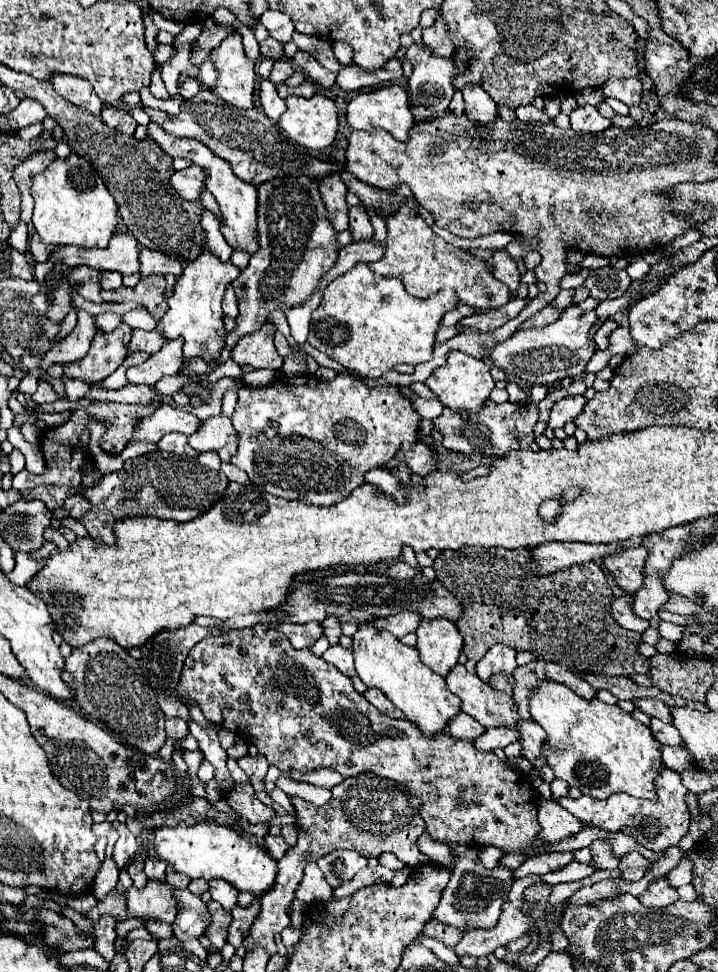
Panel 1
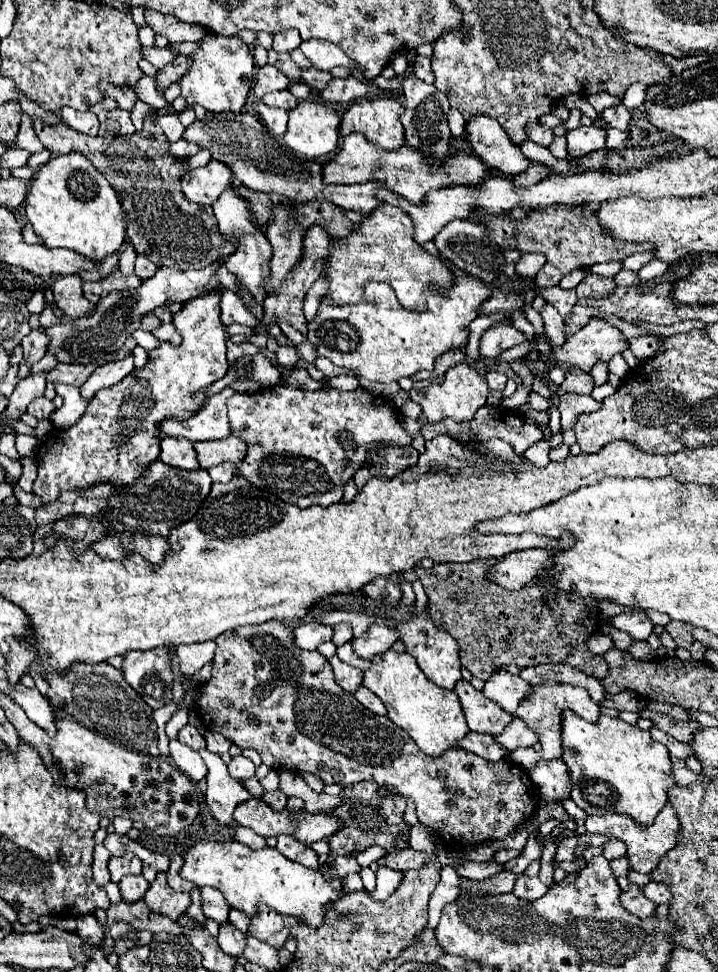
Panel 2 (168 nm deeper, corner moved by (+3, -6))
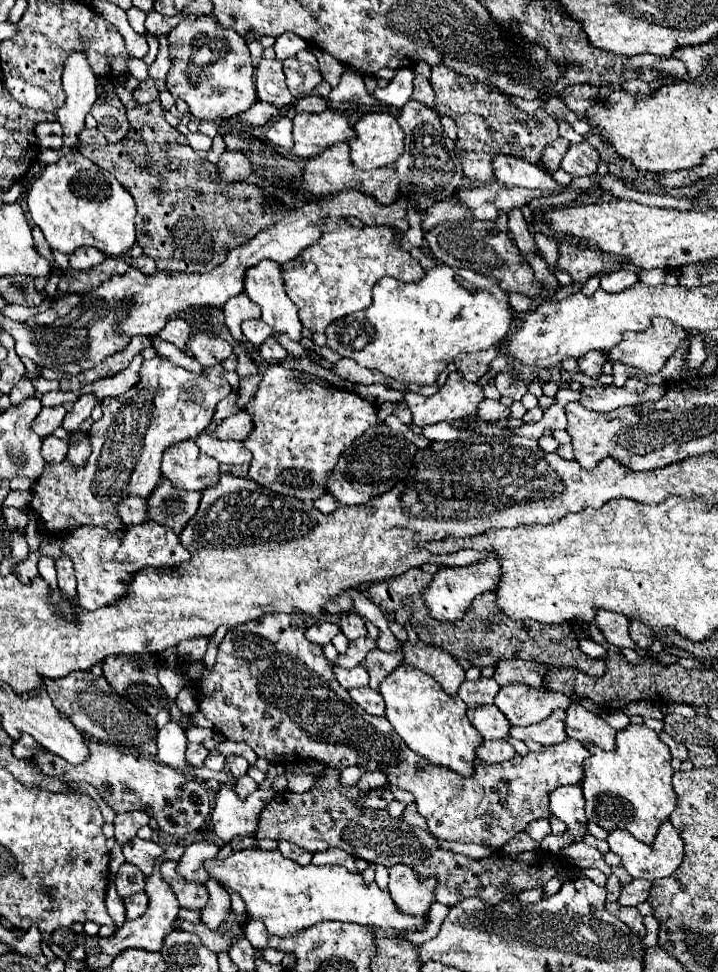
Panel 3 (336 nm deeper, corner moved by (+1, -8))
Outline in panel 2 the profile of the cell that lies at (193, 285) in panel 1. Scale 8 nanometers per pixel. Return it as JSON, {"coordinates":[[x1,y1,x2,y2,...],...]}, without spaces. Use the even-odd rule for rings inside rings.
{"coordinates":[[212,289,196,299,190,299,182,305,182,309,172,319,176,331,182,337,180,345,172,345,162,341,156,349,148,351,148,365,144,369,134,369,128,377,116,383,110,389,100,389,94,399,88,403,86,413,80,421,68,429,54,429,40,443,36,451,38,479,34,481,34,495,42,499,42,503,50,503,58,499,60,491,74,491,80,487,90,487,92,483,112,483,112,485,128,485,132,479,144,475,144,469,158,459,160,441,156,437,156,425,168,417,190,417,194,409,204,405,204,387,212,385,220,377,226,375,230,363,226,359,226,331,220,319,220,291]]}

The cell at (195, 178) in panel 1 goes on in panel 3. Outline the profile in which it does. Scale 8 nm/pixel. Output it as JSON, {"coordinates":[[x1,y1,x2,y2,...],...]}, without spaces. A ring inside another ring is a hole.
{"coordinates":[[224,151,218,163,220,171,220,181,230,183,230,181,246,181,248,175,254,173,254,167,250,159,242,151]]}

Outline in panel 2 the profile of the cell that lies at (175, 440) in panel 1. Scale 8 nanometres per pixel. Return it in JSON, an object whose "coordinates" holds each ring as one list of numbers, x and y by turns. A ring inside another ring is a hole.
{"coordinates":[[164,437,160,441,160,461,188,471,200,467,192,443,188,439,176,439,176,437]]}

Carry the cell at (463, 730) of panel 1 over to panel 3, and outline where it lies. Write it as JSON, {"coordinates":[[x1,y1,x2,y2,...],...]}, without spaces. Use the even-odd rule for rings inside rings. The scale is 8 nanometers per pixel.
{"coordinates":[[484,741,482,747,478,747,478,757,484,763,500,763,508,761,516,755,514,747,506,741]]}

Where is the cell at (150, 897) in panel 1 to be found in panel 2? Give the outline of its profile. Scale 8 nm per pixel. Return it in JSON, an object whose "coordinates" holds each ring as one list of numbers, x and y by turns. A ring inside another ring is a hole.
{"coordinates":[[158,873,158,877,154,879,154,883,150,883,150,889,144,895,144,903,150,911,176,921,178,915,188,909,190,895,172,891,166,883,166,873]]}

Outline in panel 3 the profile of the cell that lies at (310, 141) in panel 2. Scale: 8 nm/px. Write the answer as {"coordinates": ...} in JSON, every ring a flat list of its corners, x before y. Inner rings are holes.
{"coordinates":[[336,111,306,113,294,117,294,149,292,153,310,159,336,143,356,139,348,119]]}

